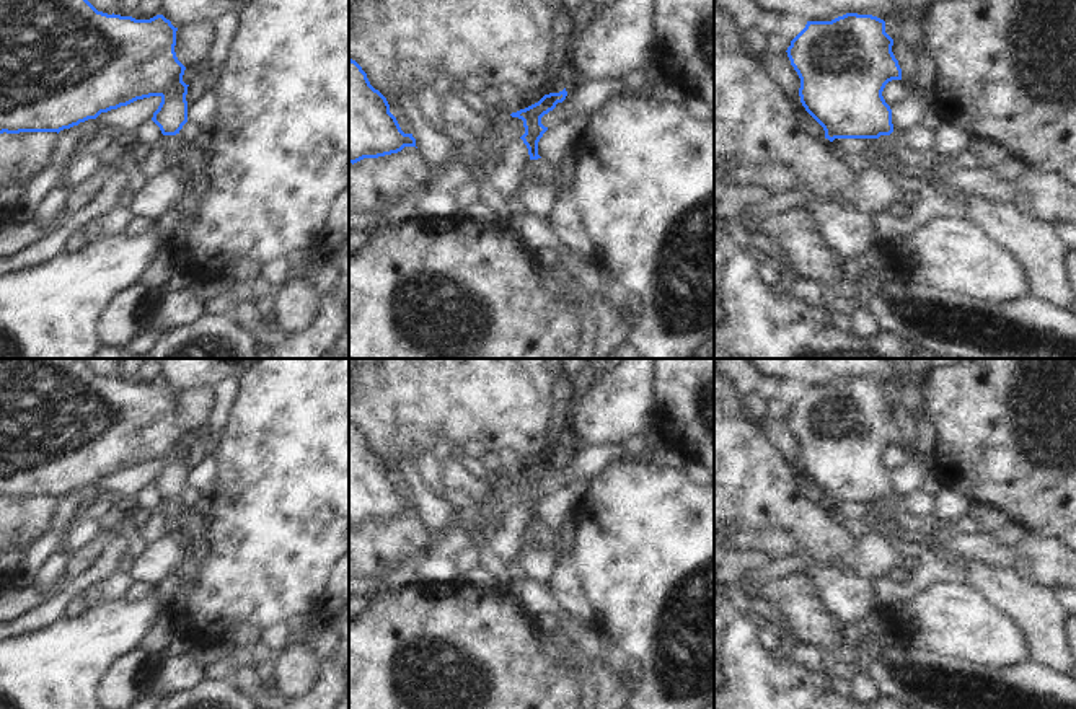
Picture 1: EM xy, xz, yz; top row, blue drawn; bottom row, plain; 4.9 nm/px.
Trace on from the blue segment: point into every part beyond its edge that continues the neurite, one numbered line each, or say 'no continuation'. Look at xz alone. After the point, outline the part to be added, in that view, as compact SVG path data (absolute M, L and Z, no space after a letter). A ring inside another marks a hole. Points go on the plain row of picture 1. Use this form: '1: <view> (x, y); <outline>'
1: xz (540, 537); M543 523L530 525L527 531L530 533L530 546L538 553L541 553L546 546L559 541L559 538L556 538L553 531Z

